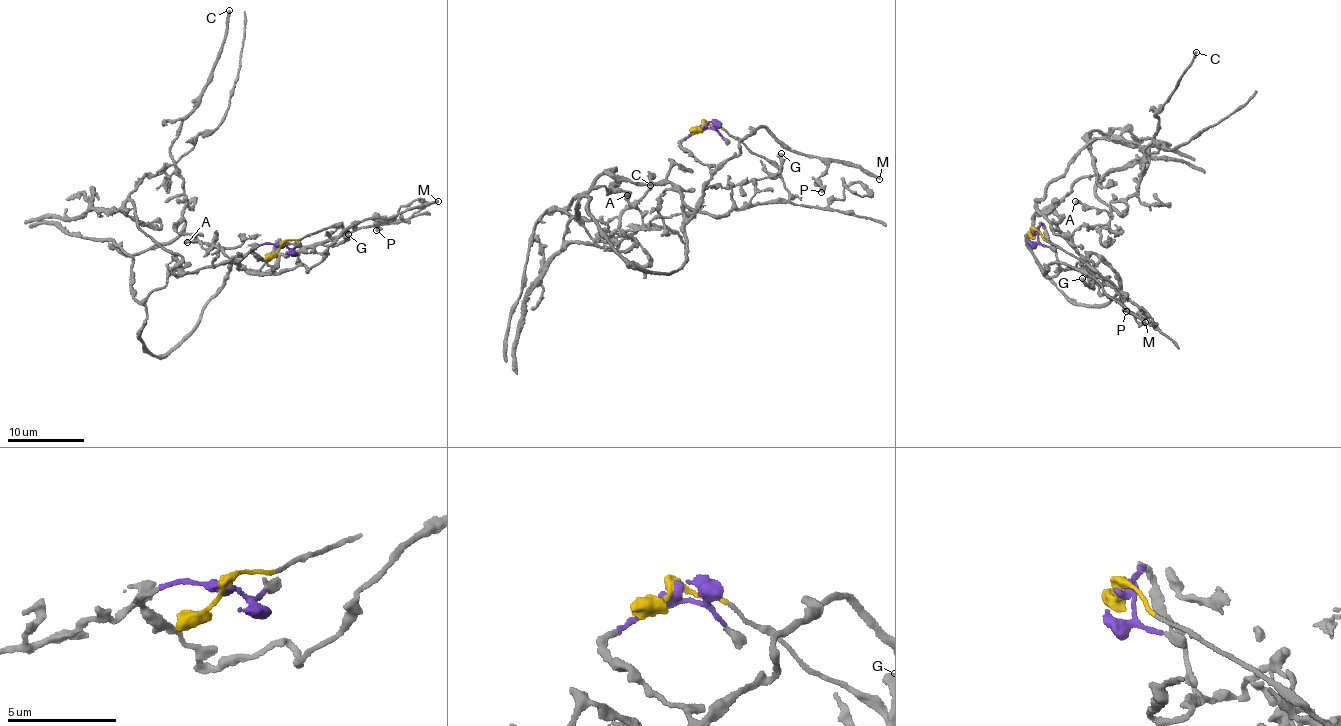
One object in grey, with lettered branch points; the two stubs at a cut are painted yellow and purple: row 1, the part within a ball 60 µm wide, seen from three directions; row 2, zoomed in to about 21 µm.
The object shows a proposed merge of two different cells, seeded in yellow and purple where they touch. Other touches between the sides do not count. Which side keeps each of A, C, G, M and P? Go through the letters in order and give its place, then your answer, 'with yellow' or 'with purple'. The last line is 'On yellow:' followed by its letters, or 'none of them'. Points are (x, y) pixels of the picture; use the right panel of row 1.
A: at (1075, 201); with purple
C: at (1196, 52); with purple
G: at (1082, 278); with purple
M: at (1145, 322); with purple
P: at (1126, 311); with purple
On yellow: none of them

